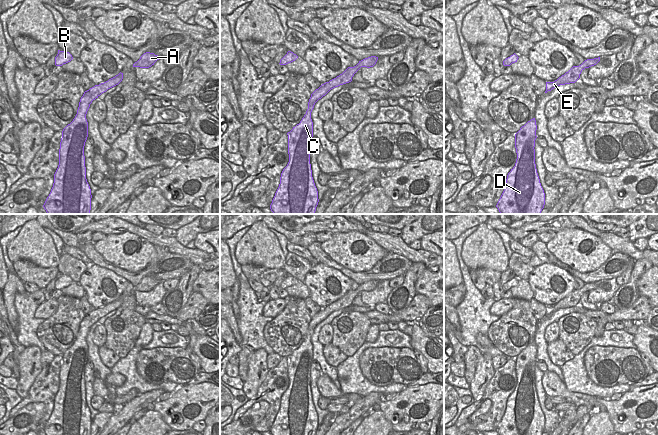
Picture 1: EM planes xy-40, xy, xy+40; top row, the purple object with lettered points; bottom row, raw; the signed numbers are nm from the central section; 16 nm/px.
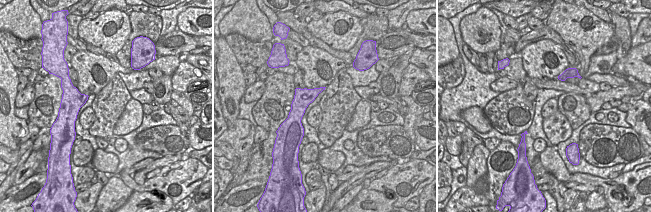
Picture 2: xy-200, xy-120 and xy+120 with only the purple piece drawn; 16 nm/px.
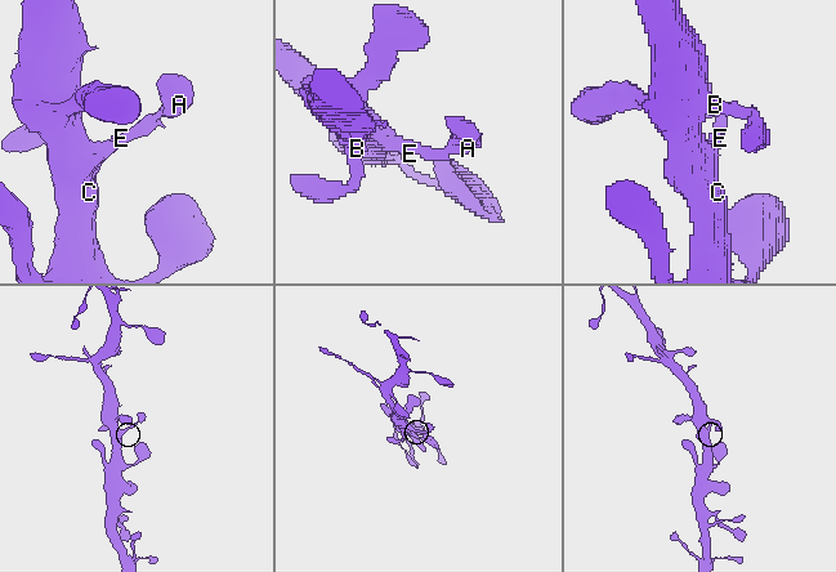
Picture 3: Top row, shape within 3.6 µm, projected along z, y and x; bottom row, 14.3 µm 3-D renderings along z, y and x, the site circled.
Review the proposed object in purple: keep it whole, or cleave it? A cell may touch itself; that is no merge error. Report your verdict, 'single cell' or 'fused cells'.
single cell

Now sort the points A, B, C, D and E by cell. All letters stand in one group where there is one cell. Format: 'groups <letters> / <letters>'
groups A B C D E

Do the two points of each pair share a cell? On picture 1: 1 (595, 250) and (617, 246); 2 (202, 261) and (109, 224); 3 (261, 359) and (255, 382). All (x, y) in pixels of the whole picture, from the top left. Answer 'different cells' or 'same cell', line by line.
1: different cells
2: same cell
3: same cell

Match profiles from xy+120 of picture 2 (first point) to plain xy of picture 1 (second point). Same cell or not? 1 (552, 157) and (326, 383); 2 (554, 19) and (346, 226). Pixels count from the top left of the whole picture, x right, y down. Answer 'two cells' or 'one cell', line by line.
1: one cell
2: two cells

